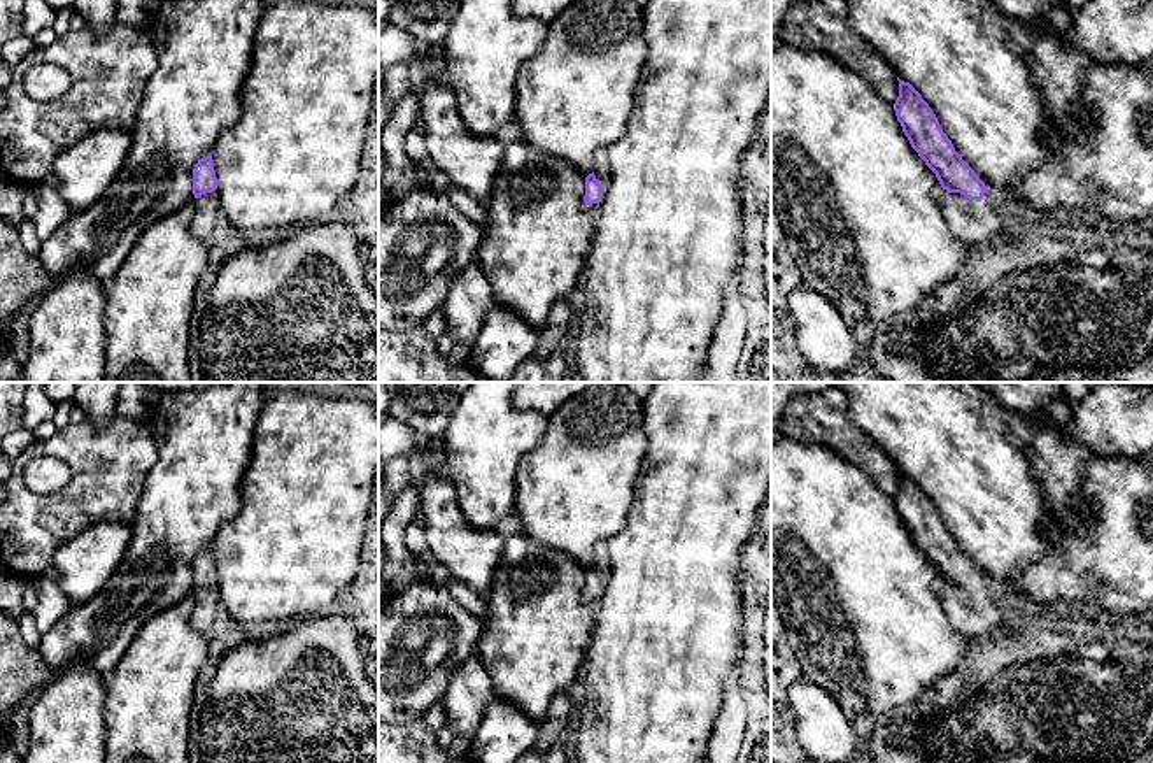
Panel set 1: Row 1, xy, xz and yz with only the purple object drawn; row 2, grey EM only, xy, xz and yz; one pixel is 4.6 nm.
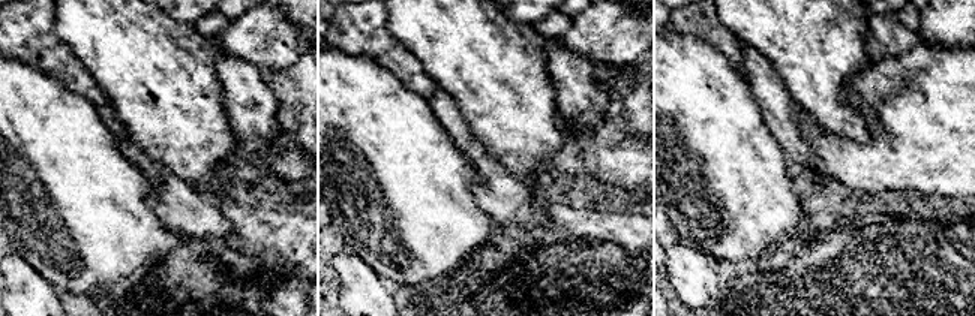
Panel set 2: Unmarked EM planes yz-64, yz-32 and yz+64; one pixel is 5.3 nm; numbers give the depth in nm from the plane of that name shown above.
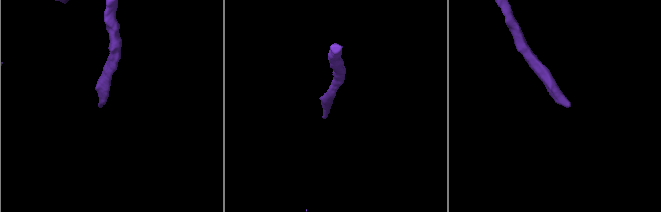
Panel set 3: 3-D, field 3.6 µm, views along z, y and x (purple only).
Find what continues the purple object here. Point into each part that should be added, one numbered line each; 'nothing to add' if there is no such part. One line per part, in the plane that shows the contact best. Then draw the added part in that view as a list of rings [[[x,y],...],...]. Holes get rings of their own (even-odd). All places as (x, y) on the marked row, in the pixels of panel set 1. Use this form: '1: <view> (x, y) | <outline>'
1: yz (982, 223) | [[[987,191],[980,202],[960,193],[948,193],[941,198],[941,205],[953,237],[966,246],[971,244],[980,251],[1002,251],[1018,242],[1016,239],[1004,240],[1006,223],[1013,214],[992,191]]]

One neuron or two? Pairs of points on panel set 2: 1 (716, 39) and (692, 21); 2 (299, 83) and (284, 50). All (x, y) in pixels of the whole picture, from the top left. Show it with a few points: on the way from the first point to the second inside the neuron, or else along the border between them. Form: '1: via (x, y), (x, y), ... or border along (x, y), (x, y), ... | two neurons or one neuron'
1: via (710, 33), (698, 21) | one neuron
2: border along (302, 53), (281, 75), (267, 71), (261, 72) | two neurons

